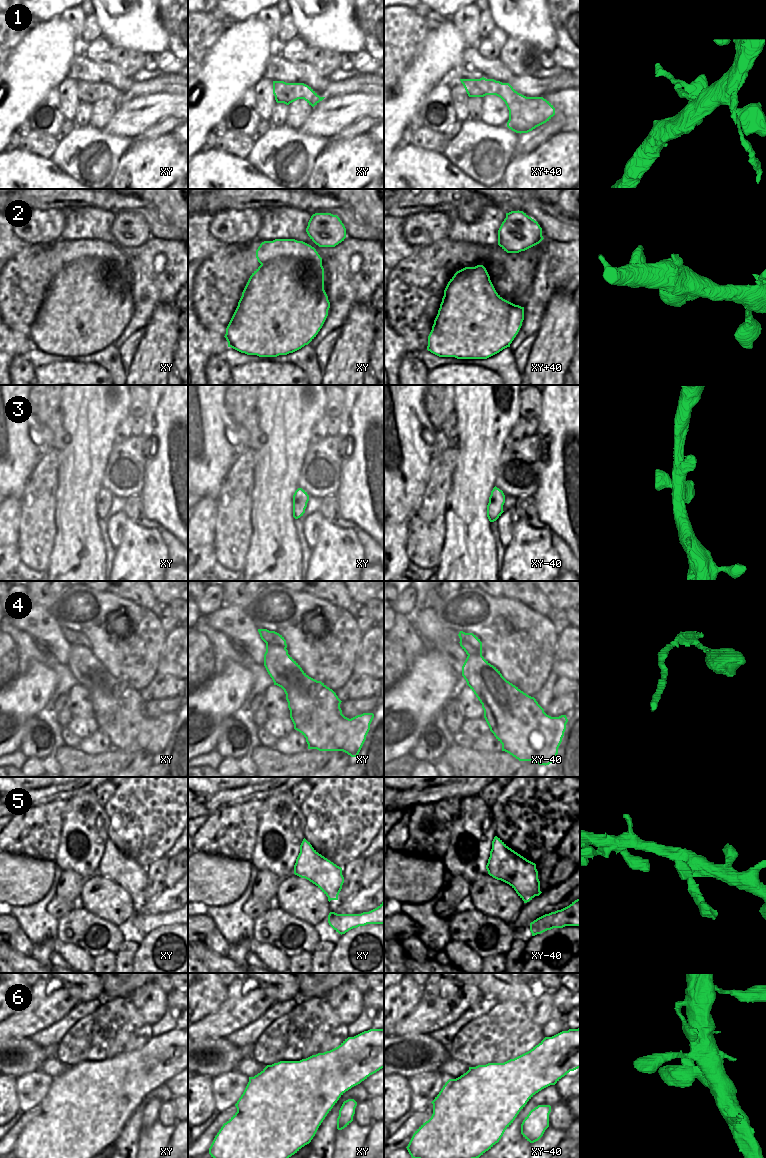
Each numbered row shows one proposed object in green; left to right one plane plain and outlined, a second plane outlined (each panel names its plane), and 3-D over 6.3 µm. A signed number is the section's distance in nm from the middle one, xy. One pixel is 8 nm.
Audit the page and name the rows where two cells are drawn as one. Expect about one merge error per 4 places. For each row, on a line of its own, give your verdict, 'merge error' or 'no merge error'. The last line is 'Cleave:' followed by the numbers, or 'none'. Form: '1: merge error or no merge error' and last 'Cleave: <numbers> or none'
1: no merge error
2: no merge error
3: no merge error
4: no merge error
5: no merge error
6: no merge error
Cleave: none

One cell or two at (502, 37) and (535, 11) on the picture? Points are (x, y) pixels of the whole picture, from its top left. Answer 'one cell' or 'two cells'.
two cells

